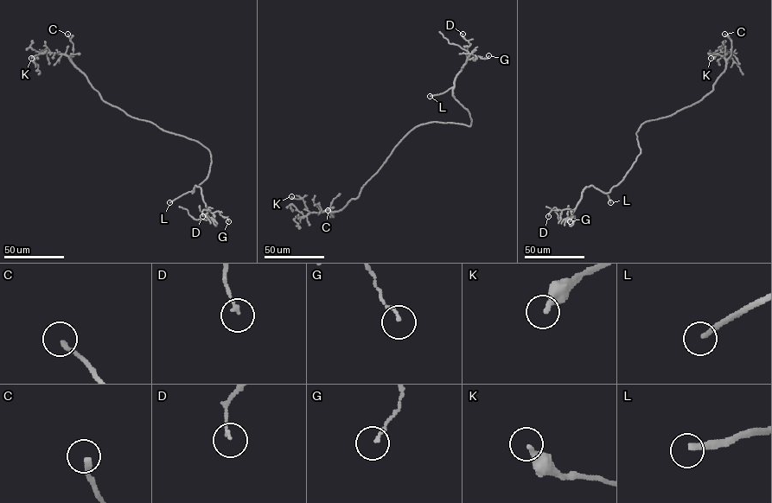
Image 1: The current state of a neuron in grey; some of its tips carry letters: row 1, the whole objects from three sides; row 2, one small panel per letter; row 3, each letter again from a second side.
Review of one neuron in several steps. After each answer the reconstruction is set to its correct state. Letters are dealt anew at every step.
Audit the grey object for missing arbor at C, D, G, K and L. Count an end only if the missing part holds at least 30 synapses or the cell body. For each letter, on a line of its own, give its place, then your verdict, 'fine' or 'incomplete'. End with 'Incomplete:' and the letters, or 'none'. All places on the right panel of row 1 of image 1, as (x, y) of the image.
C: place (724, 34); fine
D: place (548, 216); fine
G: place (570, 221); fine
K: place (711, 58); fine
L: place (610, 202); incomplete
Incomplete: L

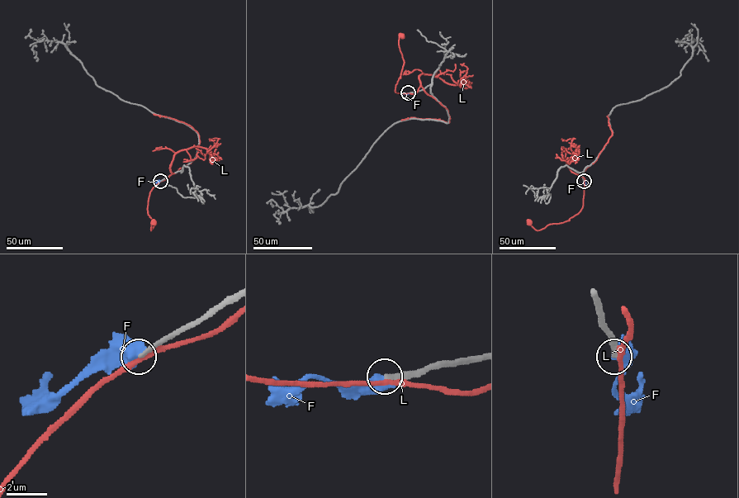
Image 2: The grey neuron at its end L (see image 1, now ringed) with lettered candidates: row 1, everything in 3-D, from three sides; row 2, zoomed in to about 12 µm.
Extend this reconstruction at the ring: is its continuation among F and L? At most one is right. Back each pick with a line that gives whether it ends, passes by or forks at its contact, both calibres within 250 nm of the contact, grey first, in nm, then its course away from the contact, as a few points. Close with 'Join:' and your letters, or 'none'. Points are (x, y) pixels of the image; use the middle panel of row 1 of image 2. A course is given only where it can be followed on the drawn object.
Join: none

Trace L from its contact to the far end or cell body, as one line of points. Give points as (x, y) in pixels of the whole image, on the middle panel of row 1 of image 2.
L: (409, 93), (395, 92), (404, 62), (399, 46), (400, 35)

